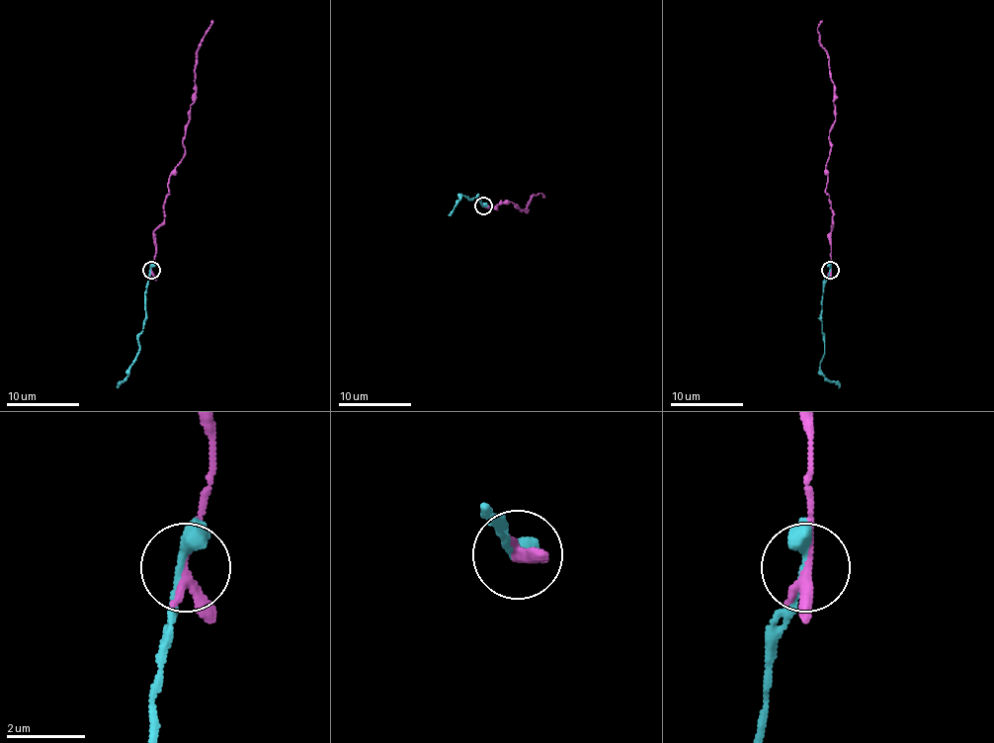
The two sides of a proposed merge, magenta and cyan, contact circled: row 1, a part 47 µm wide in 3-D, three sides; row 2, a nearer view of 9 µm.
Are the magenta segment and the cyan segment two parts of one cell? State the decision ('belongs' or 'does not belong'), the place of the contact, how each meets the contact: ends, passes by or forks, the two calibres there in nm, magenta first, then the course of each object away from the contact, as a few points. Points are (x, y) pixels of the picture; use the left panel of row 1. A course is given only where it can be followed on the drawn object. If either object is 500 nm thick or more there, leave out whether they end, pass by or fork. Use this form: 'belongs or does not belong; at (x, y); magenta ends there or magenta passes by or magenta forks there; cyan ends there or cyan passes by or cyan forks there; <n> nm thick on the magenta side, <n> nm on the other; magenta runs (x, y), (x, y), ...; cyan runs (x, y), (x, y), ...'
belongs; at (151, 270); magenta passes by; cyan passes by; 220 nm thick on the magenta side, 240 nm on the other; magenta runs (151, 270), (155, 229), (164, 220), (168, 179), (184, 155), (182, 137), (195, 92), (195, 55), (213, 21); cyan runs (149, 270), (146, 320), (138, 337), (138, 353), (117, 387)

